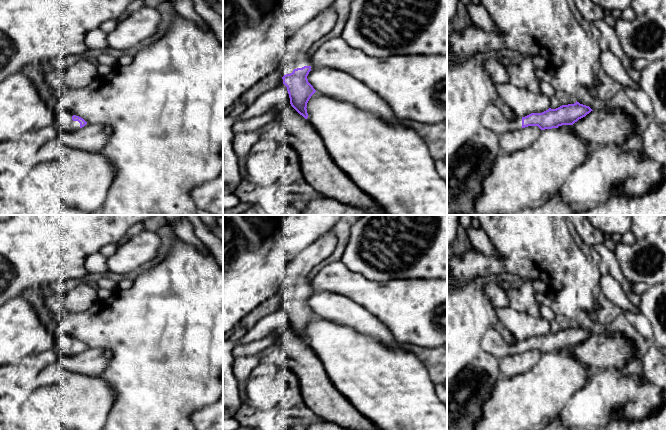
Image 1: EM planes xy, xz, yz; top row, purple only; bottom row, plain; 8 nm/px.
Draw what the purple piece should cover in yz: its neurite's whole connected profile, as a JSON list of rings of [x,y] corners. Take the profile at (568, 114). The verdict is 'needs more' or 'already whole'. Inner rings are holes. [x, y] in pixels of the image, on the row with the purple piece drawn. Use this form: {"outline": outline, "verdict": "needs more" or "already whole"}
{"outline": [[[575,102],[556,109],[549,108],[542,113],[531,113],[525,117],[507,120],[495,105],[488,105],[481,115],[482,126],[494,132],[498,137],[507,131],[528,126],[538,126],[541,130],[573,125],[579,119],[593,111],[589,106]]], "verdict": "needs more"}

